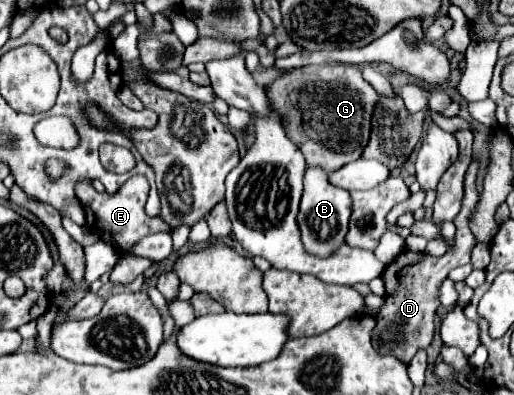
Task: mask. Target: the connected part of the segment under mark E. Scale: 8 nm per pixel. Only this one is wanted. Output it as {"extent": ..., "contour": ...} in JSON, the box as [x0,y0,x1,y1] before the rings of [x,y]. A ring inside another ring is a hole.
{"extent":[75,175,169,255],"contour":[[[143,175],[131,177],[115,195],[97,193],[89,179],[81,179],[75,185],[75,195],[79,197],[79,201],[81,201],[83,209],[85,209],[87,225],[91,227],[91,231],[95,235],[99,235],[107,243],[111,243],[121,255],[131,253],[129,251],[131,245],[135,245],[143,237],[151,235],[151,233],[159,233],[159,231],[169,231],[169,227],[161,219],[145,215],[143,207],[145,207],[145,201],[147,201],[147,193],[149,193],[149,183],[147,183],[147,179]]]}

